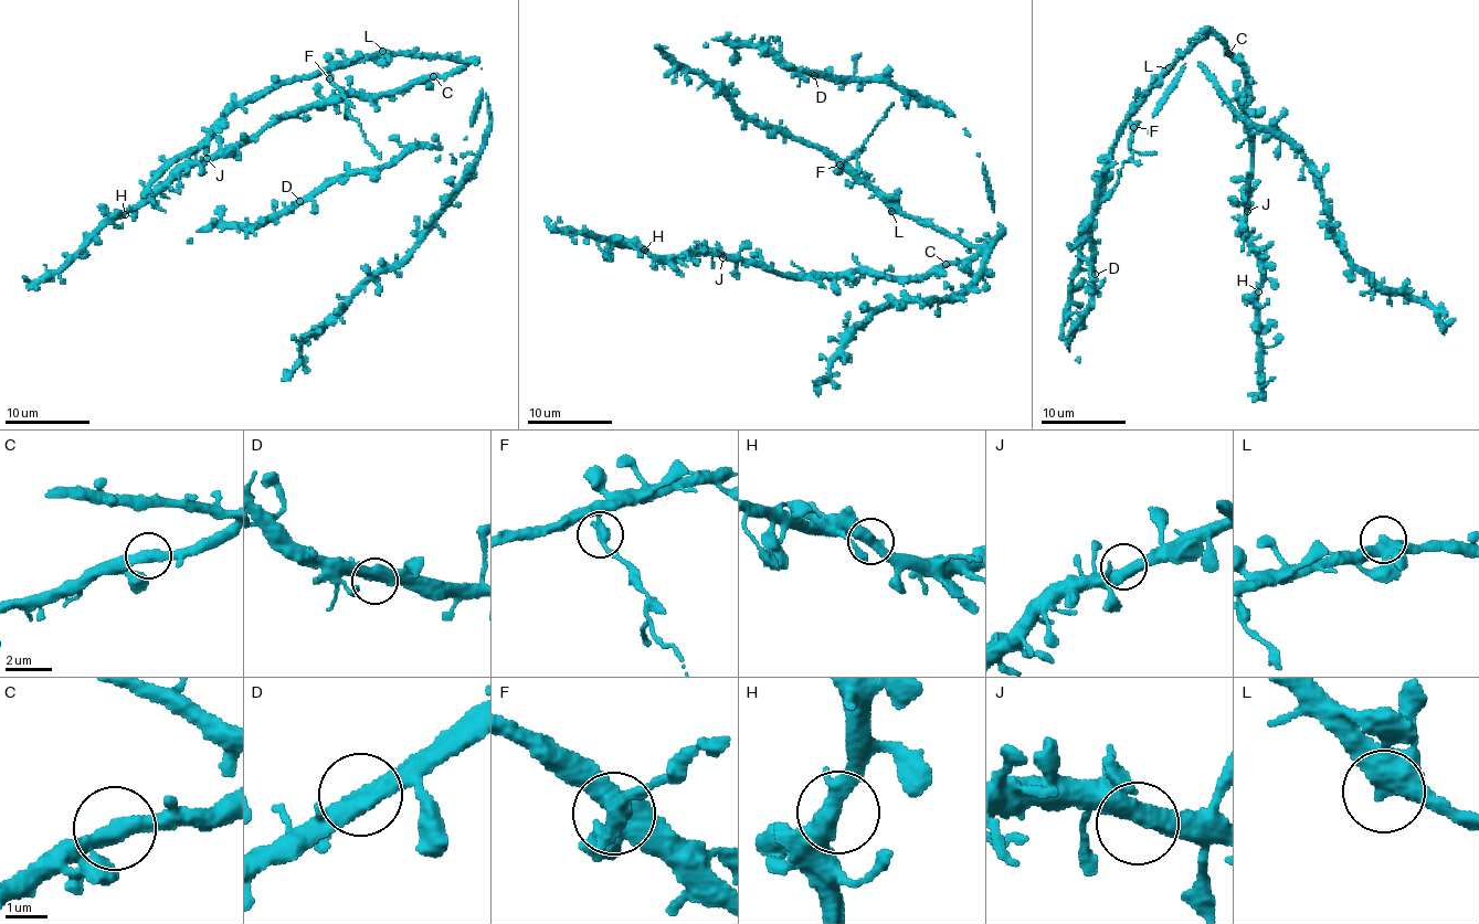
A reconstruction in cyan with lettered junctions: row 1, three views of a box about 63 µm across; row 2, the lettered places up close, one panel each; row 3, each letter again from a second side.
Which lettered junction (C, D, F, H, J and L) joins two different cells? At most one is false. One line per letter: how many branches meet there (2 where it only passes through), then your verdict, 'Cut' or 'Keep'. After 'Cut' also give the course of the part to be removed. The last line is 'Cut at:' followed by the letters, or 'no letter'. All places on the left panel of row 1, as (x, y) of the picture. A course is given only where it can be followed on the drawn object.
C: Branches: 2. Keep
D: Branches: 2. Keep
F: Branches: 2. Keep
H: Branches: 2. Keep
J: Branches: 2. Keep
L: Branches: 2. Keep
Cut at: no letter

